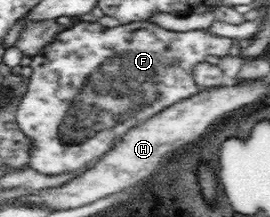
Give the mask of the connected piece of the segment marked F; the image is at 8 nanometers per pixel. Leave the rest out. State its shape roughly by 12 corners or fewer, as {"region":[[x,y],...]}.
{"region":[[79,21],[32,56],[17,129],[85,170],[201,92],[233,38]]}

